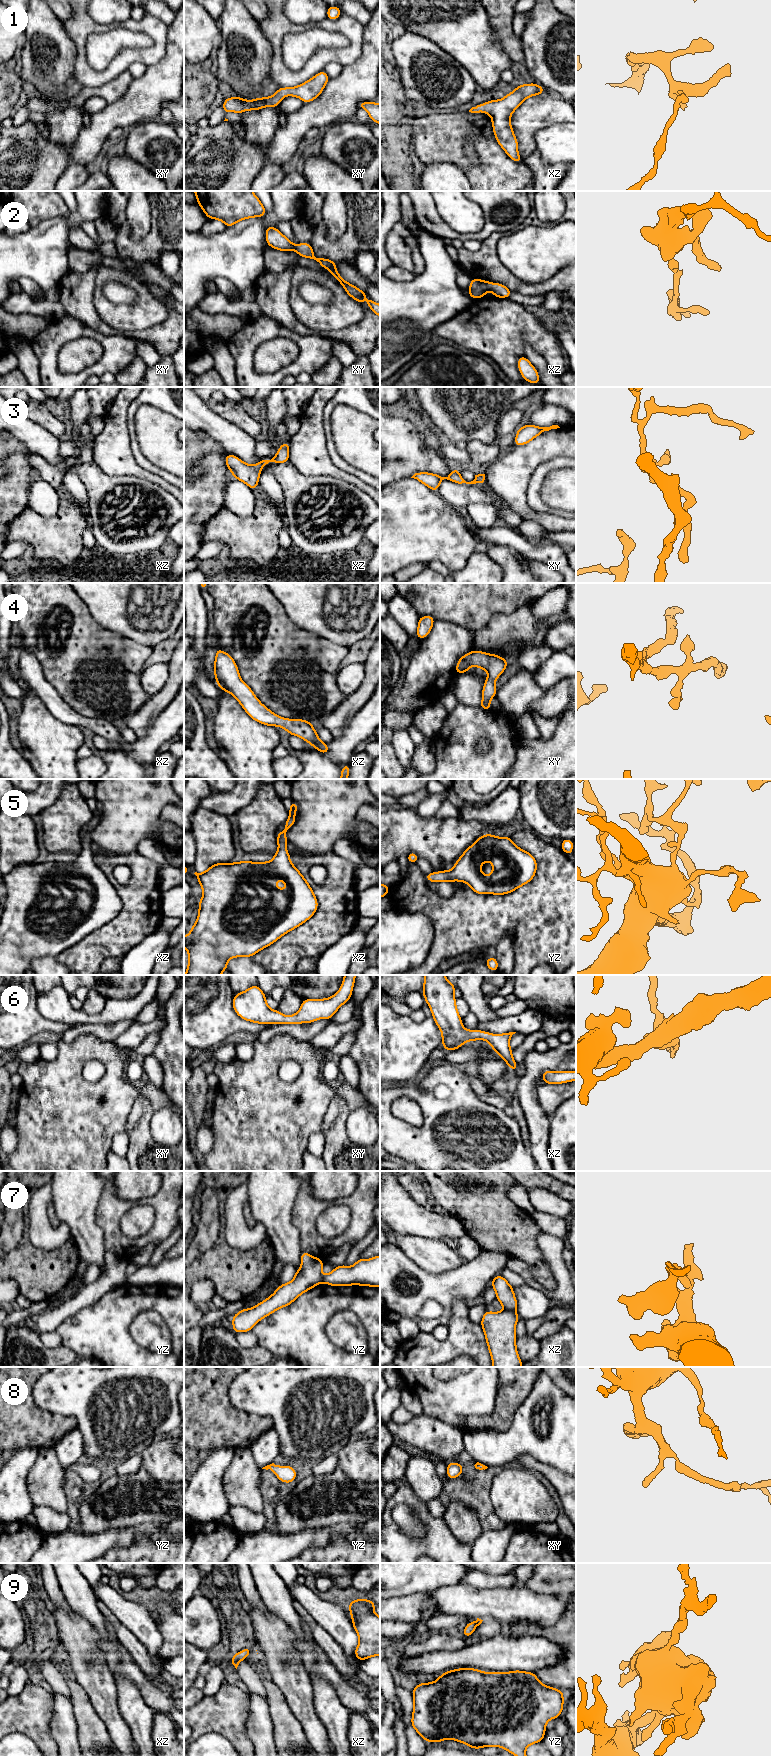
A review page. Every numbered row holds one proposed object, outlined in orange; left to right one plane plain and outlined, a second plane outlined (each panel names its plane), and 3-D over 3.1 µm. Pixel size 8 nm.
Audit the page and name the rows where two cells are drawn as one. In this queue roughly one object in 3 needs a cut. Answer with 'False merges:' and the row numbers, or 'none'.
False merges: 7

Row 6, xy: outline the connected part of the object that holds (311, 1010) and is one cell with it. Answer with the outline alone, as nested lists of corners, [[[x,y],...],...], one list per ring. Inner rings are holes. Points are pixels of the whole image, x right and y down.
[[[344,975],[343,983],[336,994],[325,999],[303,999],[297,1013],[285,1016],[279,1010],[272,1010],[266,1002],[266,995],[256,984],[233,998],[233,1009],[242,1019],[259,1024],[301,1024],[318,1019],[330,1020],[336,1011],[352,997],[356,975]]]

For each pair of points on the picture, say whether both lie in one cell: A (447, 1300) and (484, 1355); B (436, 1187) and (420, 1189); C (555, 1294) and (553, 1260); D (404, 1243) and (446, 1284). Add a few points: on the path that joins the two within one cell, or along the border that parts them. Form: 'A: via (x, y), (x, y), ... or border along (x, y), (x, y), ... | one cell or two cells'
A: border along (460, 1299), (454, 1301), (453, 1311), (446, 1326) | two cells
B: border along (424, 1181), (432, 1201) | two cells
C: via (560, 1286), (559, 1268) | one cell
D: border along (414, 1262), (431, 1273), (442, 1273), (458, 1267) | two cells

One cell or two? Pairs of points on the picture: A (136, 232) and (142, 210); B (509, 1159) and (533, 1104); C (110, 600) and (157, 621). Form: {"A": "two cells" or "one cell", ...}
{"A": "one cell", "B": "two cells", "C": "one cell"}

